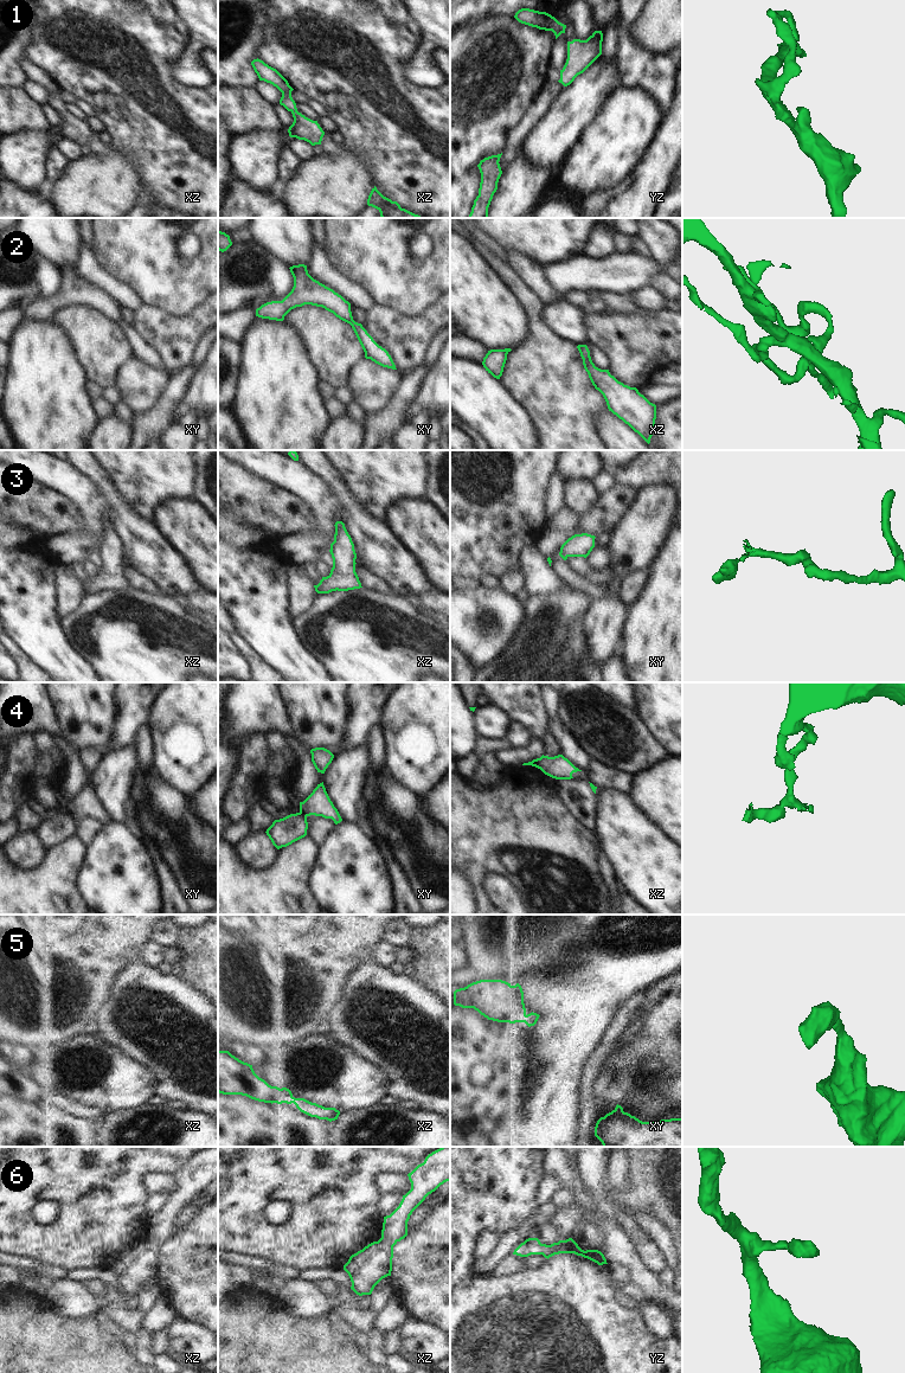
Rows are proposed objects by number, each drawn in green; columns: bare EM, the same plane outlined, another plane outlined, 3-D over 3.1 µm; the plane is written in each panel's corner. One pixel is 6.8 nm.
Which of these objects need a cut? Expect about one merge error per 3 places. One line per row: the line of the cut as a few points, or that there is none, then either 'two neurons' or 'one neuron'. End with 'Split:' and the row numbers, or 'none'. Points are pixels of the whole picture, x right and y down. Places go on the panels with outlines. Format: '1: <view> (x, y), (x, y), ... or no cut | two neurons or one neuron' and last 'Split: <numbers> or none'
1: no cut | one neuron
2: no cut | one neuron
3: no cut | one neuron
4: xy (300, 810), (306, 816) | two neurons
5: no cut | one neuron
6: no cut | one neuron
Split: 4

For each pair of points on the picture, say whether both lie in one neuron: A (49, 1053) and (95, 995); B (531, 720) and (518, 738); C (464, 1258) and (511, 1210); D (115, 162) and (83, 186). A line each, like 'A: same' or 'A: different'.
A: different
B: different
C: same
D: same

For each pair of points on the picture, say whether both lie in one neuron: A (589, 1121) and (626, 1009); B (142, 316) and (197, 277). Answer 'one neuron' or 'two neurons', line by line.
A: one neuron
B: two neurons

